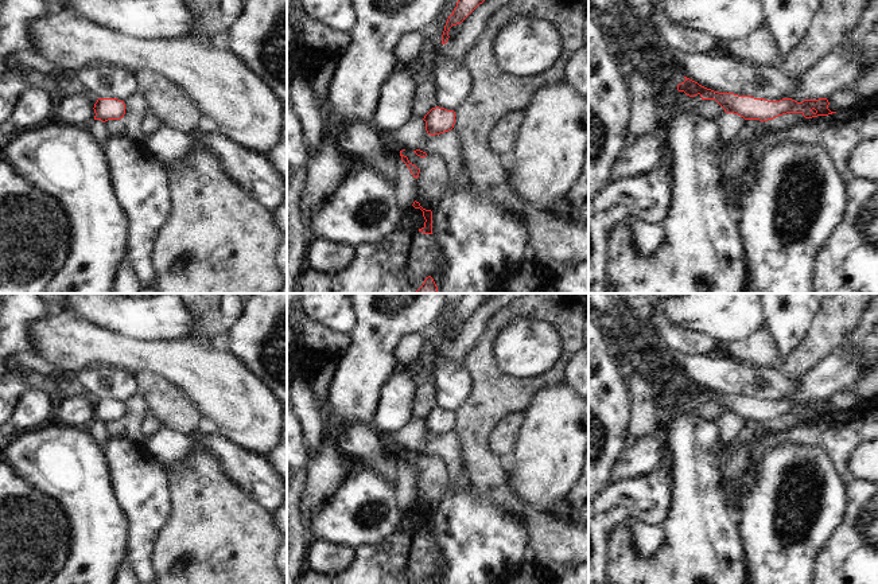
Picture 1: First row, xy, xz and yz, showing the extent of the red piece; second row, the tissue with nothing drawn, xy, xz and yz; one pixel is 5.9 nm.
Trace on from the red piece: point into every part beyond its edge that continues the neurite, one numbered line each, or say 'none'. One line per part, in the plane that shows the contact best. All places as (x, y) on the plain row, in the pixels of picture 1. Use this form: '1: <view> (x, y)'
none

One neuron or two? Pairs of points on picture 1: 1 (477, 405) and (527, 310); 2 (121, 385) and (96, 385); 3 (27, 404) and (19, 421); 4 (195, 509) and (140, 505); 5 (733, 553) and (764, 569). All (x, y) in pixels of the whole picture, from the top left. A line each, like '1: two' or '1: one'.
1: one
2: one
3: one
4: two
5: two

